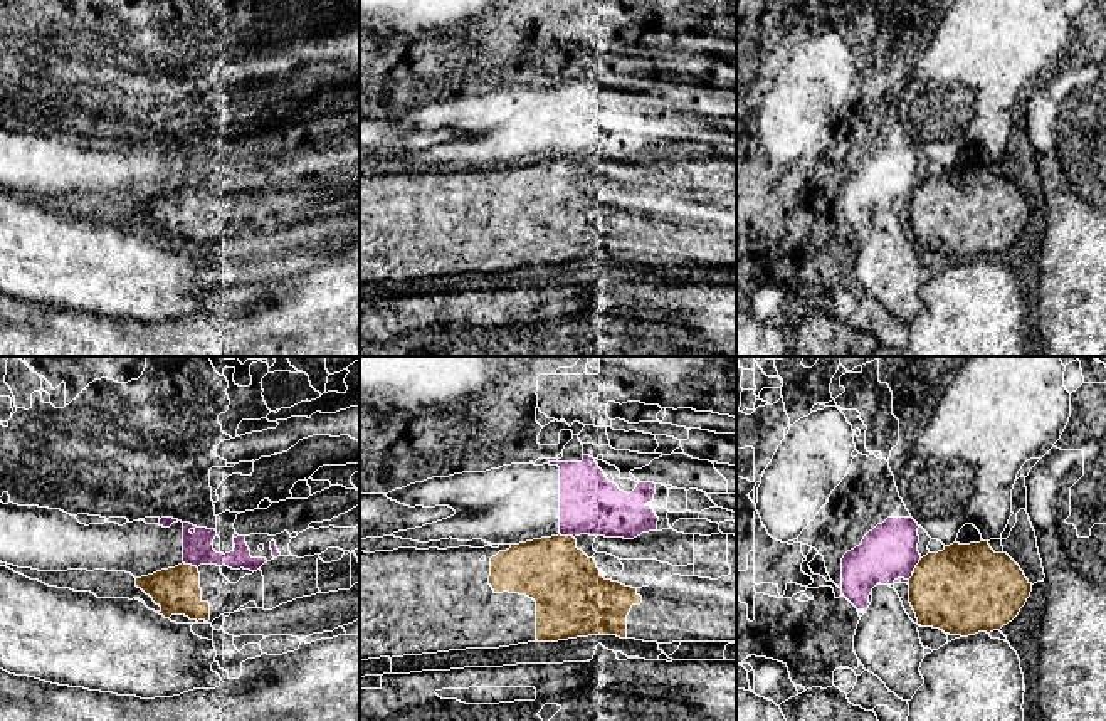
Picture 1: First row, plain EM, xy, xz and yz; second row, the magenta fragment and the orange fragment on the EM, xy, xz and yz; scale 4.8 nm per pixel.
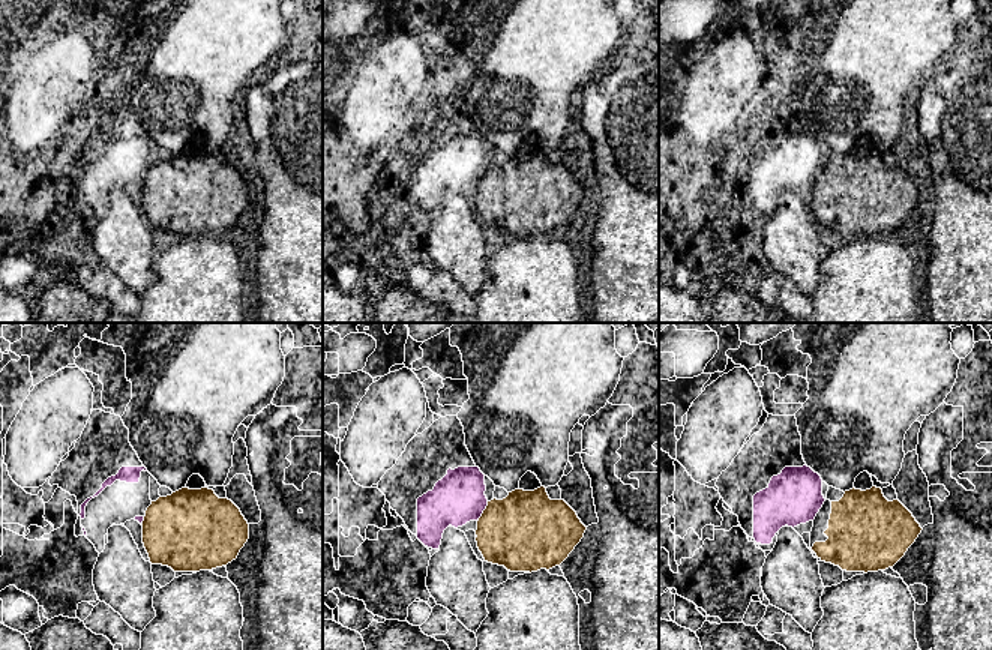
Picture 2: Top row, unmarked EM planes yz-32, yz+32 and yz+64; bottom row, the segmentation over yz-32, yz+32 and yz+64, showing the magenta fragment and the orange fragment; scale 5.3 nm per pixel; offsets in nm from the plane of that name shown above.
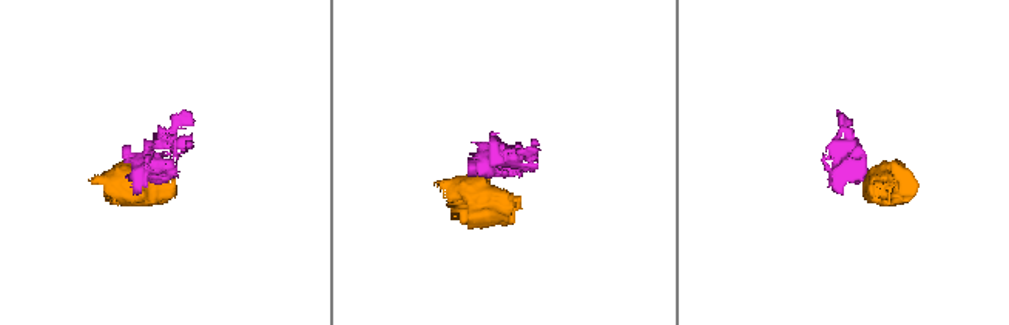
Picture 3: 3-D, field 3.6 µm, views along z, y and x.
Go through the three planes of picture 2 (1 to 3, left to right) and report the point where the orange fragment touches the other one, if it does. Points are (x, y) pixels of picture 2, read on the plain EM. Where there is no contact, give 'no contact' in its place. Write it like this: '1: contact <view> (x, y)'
1: contact yz-32 (143, 183)
2: contact yz+32 (482, 176)
3: no contact

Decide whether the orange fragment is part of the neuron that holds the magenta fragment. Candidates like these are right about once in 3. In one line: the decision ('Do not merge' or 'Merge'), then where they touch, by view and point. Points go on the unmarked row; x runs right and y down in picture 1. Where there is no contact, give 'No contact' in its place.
Do not merge. Touches magenta at xy (190, 187)

